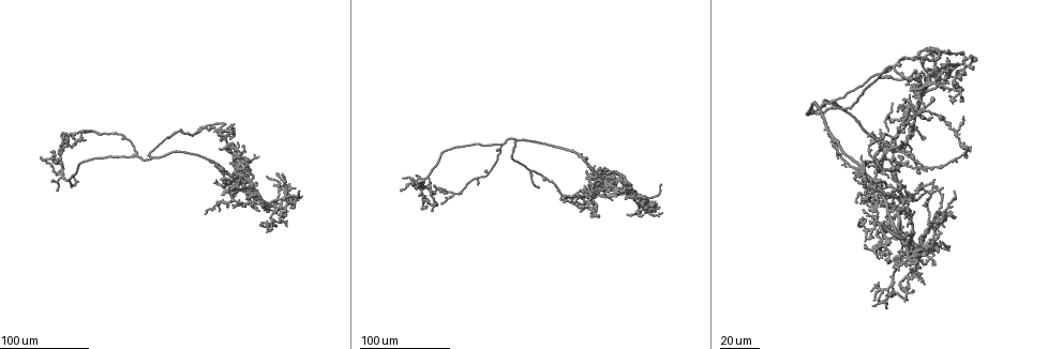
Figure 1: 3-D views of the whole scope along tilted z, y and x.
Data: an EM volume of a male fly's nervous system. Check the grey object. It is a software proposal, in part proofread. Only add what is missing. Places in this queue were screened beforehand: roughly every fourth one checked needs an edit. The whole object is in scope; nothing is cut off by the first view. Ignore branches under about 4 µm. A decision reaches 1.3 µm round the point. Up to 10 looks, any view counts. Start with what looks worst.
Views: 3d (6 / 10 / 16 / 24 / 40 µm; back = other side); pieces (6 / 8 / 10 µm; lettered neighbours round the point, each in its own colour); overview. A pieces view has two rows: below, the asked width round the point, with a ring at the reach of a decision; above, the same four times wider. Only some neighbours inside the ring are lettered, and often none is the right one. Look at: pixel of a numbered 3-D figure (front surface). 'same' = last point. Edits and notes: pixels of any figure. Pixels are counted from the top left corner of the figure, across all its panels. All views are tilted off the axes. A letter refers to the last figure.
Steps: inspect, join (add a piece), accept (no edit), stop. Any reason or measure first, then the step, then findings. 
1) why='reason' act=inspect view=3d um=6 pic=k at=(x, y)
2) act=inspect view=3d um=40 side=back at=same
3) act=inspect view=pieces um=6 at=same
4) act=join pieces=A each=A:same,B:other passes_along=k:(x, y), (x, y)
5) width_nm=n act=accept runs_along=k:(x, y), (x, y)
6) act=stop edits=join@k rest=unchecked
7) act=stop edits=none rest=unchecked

why='thin end' act=inspect view=3d um=40 pic=1 at=(585, 199)

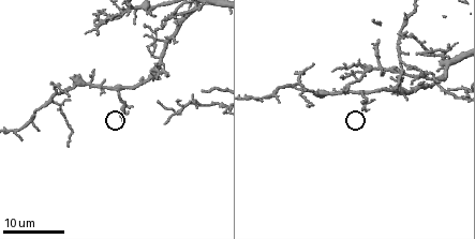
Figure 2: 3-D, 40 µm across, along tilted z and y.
why='see the neighbours' act=inspect view=pieces um=8 pic=2 at=(123, 121)

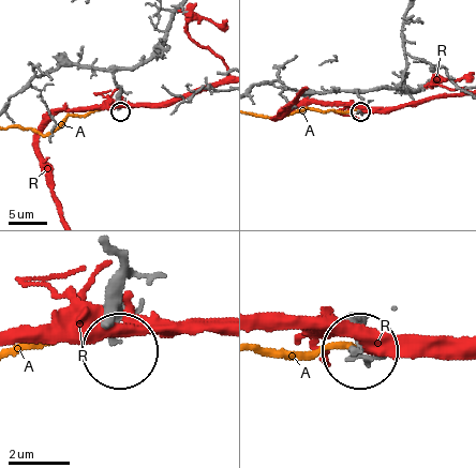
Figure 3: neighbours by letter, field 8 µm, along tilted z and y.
act=accept each=A:other,R:other found='no lettered piece goes on from it'

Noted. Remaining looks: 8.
why='an open end' act=inspect view=3d um=24 pic=1 at=(956, 70)

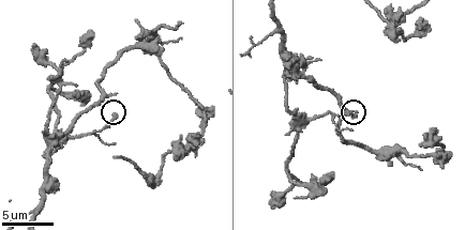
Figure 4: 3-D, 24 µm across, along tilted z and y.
act=inspect view=pieces um=10 pic=4 at=(116, 117)

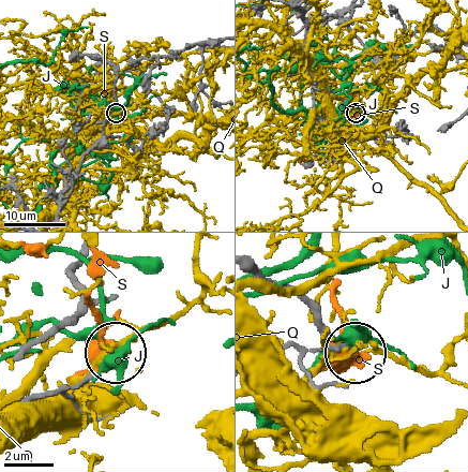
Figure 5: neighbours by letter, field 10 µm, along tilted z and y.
act=accept each=J:other,Q:other,S:other found='no lettered piece goes on from it'

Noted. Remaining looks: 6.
why='branch stops here' act=inspect view=3d um=40 pic=1 at=(908, 161)

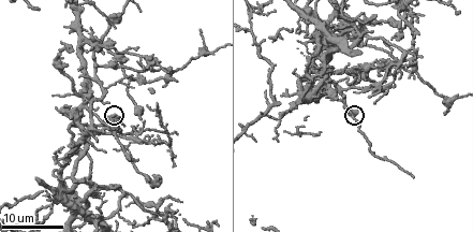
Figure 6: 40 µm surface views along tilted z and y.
why='what lies round it' act=inspect view=pieces um=8 pic=6 at=(356, 110)

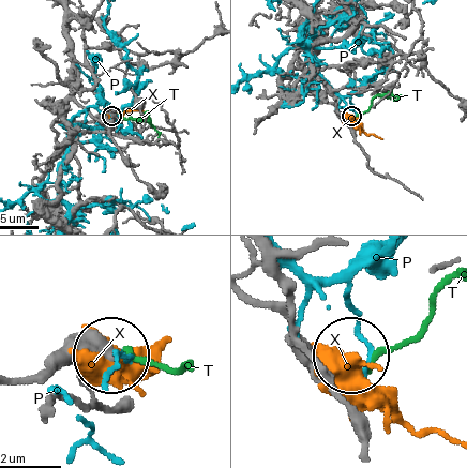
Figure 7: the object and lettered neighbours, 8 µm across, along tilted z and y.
act=accept each=P:other,T:other,X:other found='no lettered piece goes on from it'

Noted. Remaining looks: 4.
why='tapers out' act=inspect view=3d um=40 pic=1 at=(634, 197)

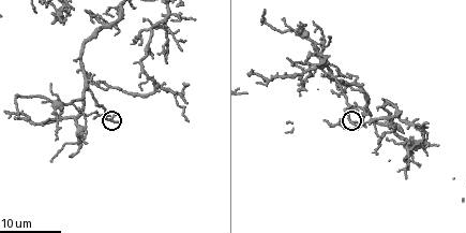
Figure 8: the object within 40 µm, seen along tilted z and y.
why='what lies round it' act=inspect view=pieces um=8 pic=8 at=(116, 120)

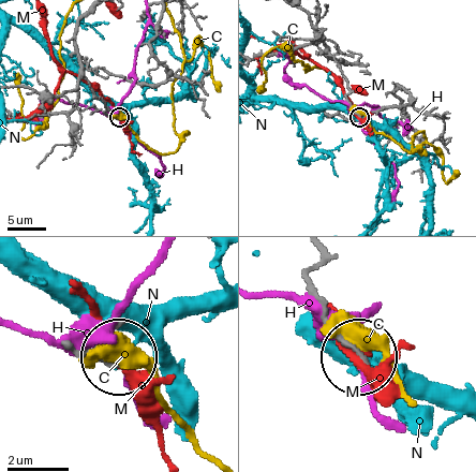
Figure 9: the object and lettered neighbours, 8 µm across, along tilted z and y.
act=accept each=C:other,H:other,M:other,N:other found='no lettered piece goes on from it'

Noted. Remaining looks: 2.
why='an open end' act=inspect view=3d um=16 pic=8 at=(54, 22)

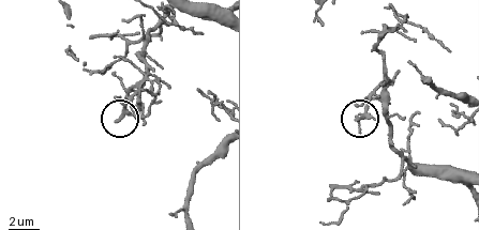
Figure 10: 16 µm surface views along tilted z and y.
act=inspect view=pieces um=6 pic=10 at=(117, 118)

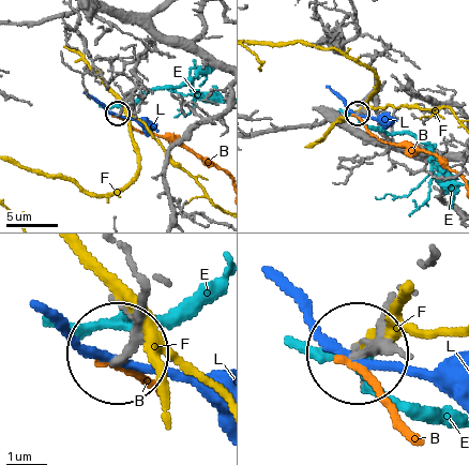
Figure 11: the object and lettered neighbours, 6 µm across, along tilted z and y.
width_nm=170 act=accept each=B:other,E:other,F:other,L:other runs_along=11:(146, 301), (121, 355) found='no lettered piece goes on from it'

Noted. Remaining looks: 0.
act=stop edits=none rest=unchecked

